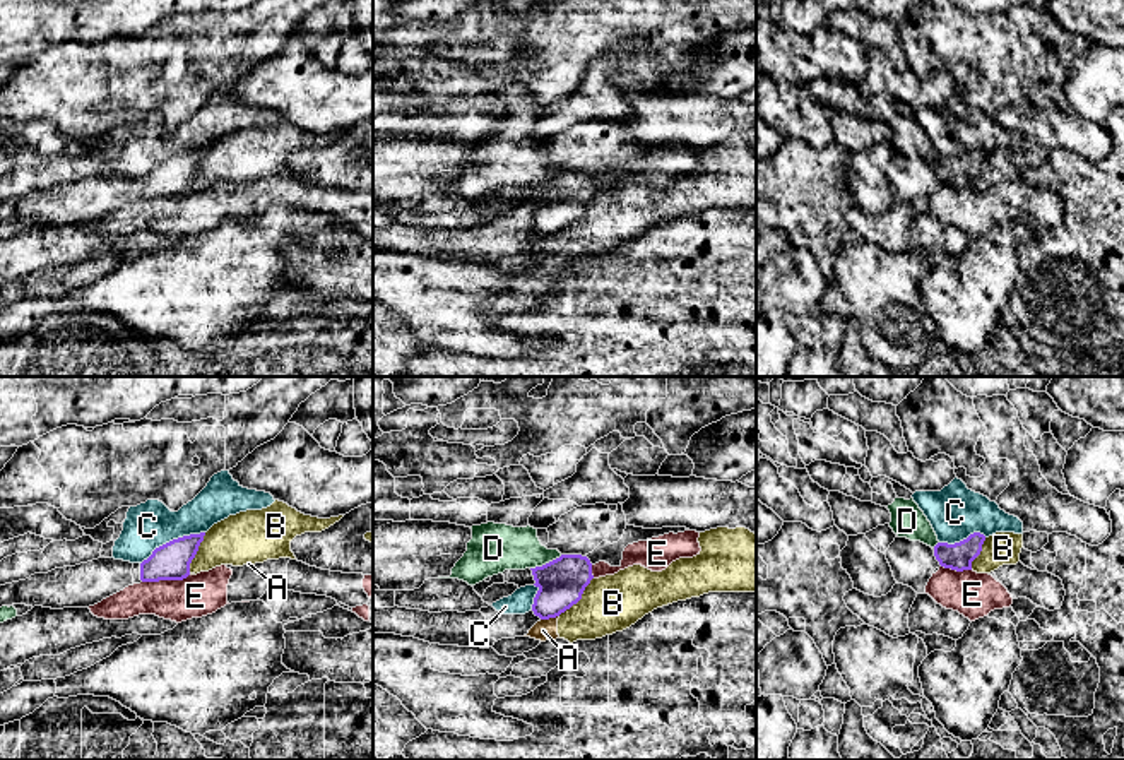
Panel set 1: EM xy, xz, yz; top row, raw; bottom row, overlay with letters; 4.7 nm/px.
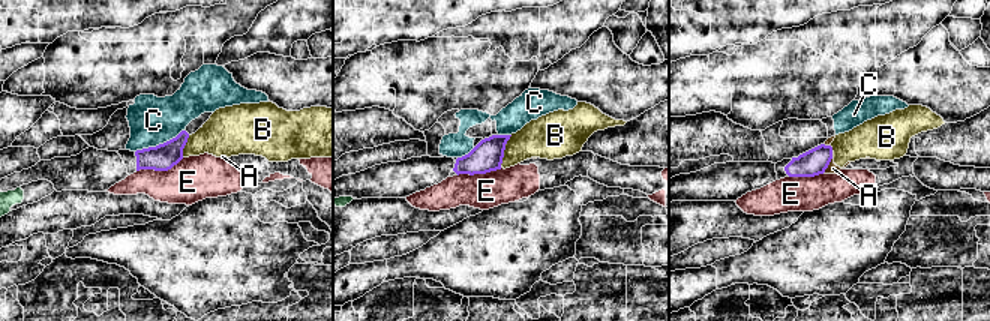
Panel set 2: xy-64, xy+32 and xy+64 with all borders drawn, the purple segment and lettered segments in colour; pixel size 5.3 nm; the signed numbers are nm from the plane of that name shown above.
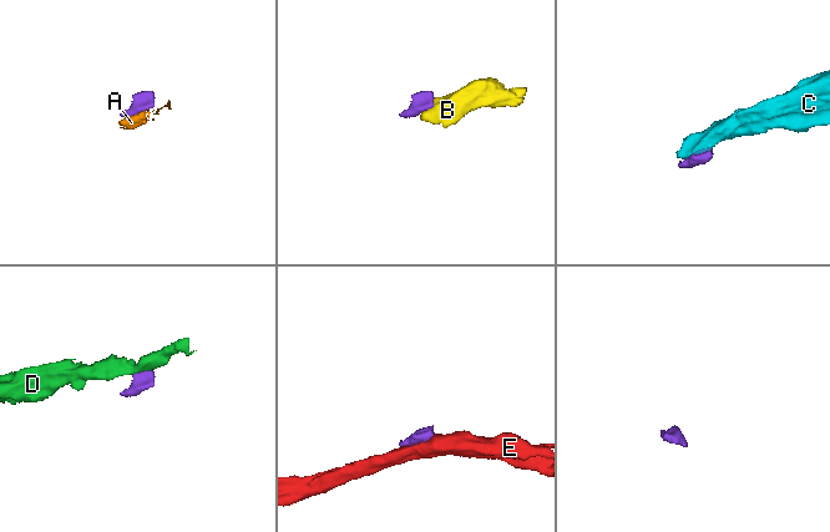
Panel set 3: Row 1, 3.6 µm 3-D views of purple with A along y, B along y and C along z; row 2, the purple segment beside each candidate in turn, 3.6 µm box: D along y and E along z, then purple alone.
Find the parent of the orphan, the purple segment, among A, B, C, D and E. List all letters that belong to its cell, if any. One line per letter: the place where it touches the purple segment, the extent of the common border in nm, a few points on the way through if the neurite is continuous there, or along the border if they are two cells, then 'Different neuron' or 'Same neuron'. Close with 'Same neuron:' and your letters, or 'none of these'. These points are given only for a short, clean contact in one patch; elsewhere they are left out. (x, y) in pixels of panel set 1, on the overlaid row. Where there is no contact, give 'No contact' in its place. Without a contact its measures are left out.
A: Touches purple at xz (550, 617). Shared border 90 nm. Boundary: xz (558, 615), (541, 620). Different neuron
B: Touches purple at xz (579, 599). Shared border 240 nm. Boundary: xz (592, 577), (582, 596), (558, 615). Different neuron
C: Touches purple at xy (173, 540). Shared border 340 nm. Boundary: xy (204, 531), (183, 534), (159, 545), (141, 564). Different neuron
D: Touches purple at xz (546, 564). Shared border 170 nm. Boundary: xz (562, 555), (531, 569). Different neuron
E: Touches purple at xy (165, 579). Shared border 220 nm. Boundary: xy (189, 574), (182, 579), (142, 582). Different neuron
Same neuron: none of these

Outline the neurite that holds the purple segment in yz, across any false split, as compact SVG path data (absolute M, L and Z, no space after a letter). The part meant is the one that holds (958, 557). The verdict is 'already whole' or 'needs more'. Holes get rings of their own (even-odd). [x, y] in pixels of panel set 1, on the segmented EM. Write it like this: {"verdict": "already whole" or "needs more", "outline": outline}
{"verdict": "already whole", "outline": "M973 532L955 544L938 543L934 546L934 556L944 568L956 572L972 570L972 561L980 555L984 541L984 534Z"}

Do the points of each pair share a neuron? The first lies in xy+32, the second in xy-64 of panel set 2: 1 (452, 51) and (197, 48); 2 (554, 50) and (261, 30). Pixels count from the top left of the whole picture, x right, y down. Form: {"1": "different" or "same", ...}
{"1": "same", "2": "different"}

